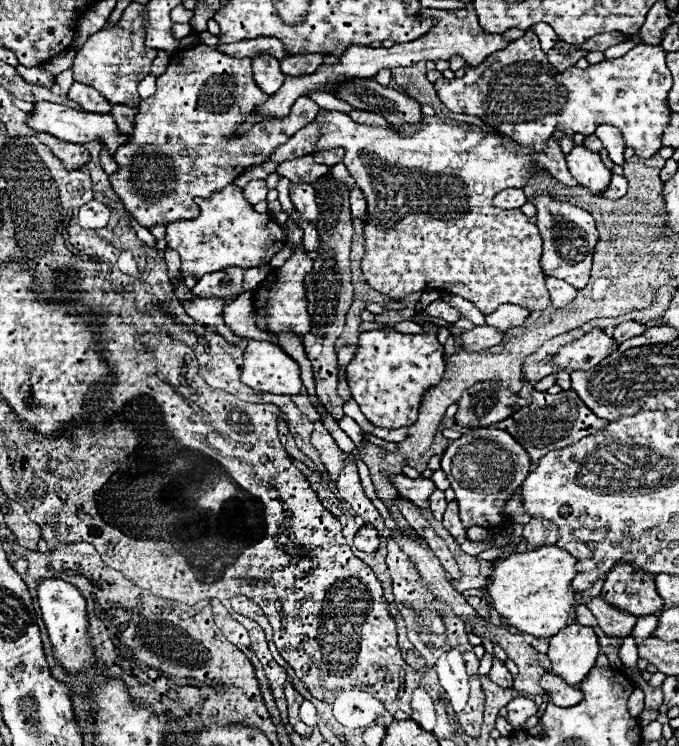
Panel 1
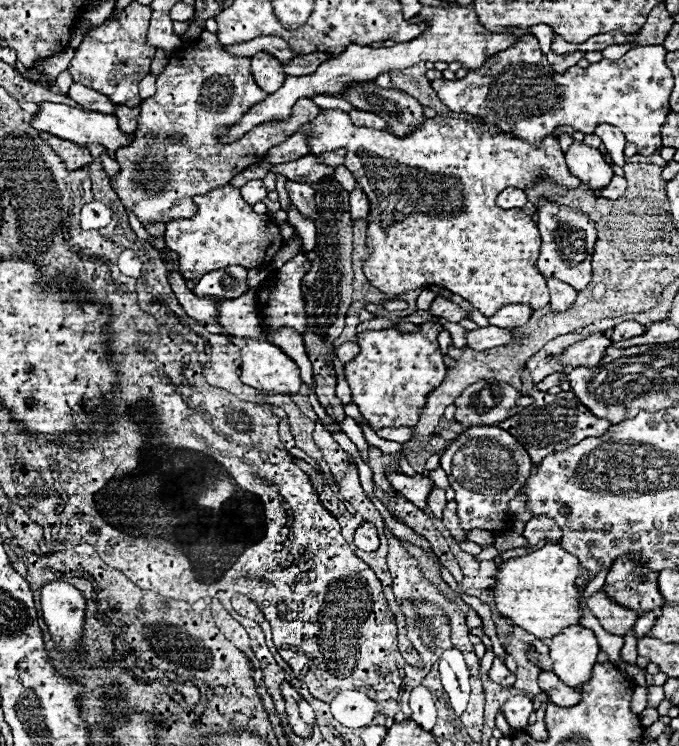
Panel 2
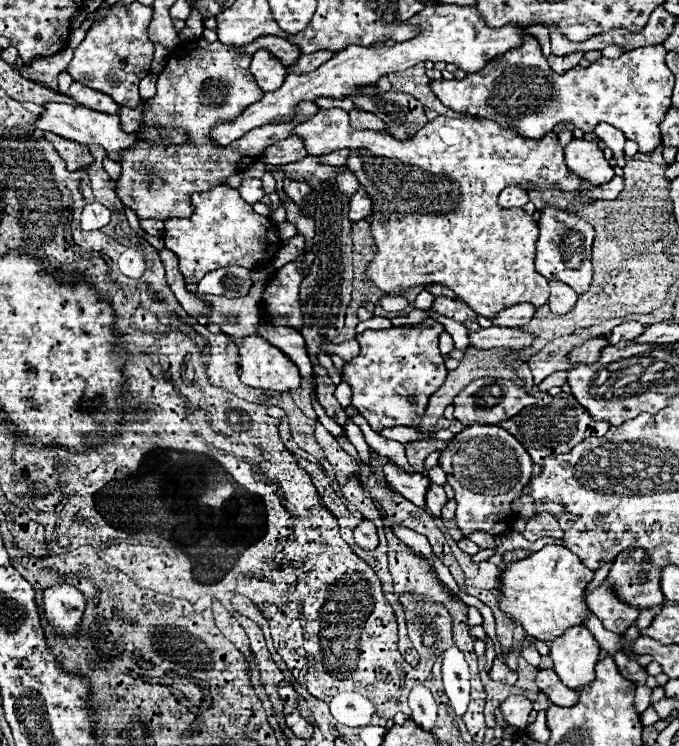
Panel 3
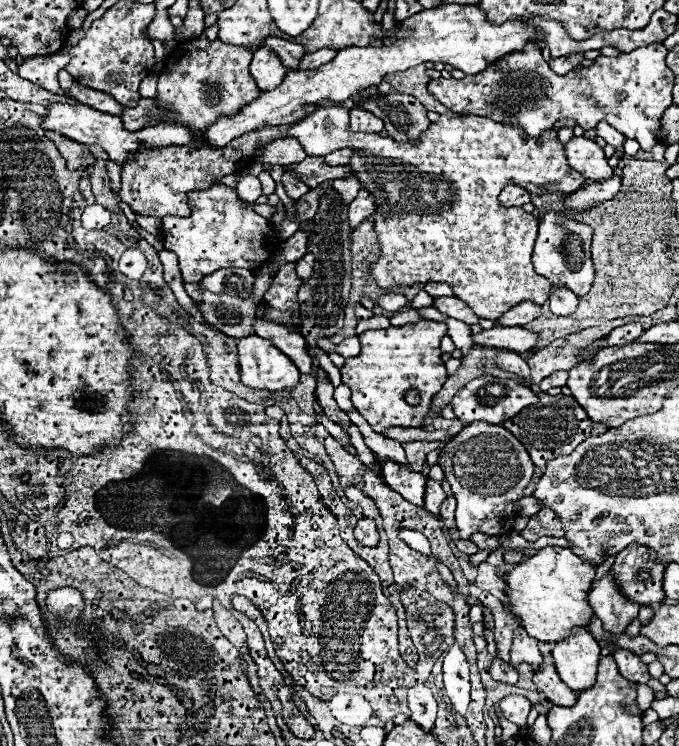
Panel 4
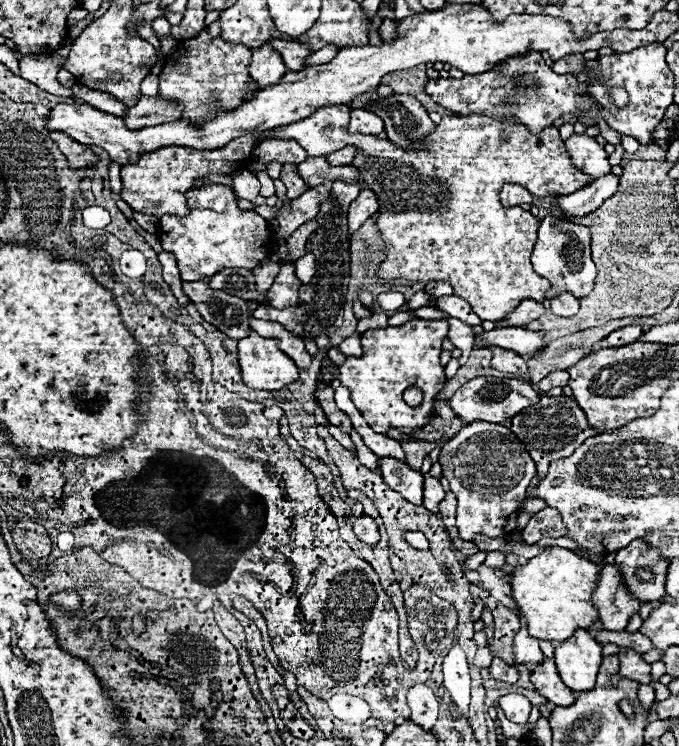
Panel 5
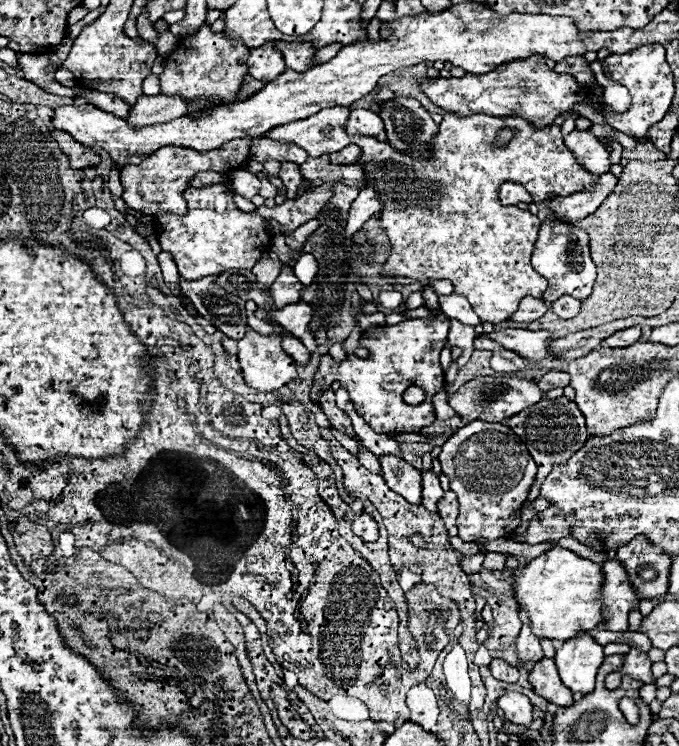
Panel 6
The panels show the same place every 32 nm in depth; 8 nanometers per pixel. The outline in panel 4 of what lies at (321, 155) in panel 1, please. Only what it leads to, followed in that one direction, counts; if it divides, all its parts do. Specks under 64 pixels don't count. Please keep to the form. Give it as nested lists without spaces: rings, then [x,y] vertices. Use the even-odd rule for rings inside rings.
[[[342,148],[342,150],[336,150],[328,156],[324,156],[324,162],[328,162],[328,166],[346,166],[350,162],[350,156],[352,156],[352,150]]]

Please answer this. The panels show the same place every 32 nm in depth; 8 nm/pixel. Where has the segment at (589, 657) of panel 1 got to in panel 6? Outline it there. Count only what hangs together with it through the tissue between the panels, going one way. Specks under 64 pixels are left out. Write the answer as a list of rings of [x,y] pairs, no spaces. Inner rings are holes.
[[[580,632],[578,638],[570,638],[556,650],[556,666],[564,686],[574,694],[588,694],[594,688],[596,672],[602,664],[602,646],[588,634]]]

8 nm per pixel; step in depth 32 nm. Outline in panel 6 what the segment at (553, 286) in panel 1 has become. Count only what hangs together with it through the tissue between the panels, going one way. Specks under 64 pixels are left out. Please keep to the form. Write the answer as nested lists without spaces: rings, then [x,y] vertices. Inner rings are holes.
[[[564,294],[564,296],[558,298],[556,302],[552,302],[552,310],[554,310],[554,314],[558,314],[558,316],[564,318],[564,320],[574,318],[574,316],[580,312],[580,300]]]

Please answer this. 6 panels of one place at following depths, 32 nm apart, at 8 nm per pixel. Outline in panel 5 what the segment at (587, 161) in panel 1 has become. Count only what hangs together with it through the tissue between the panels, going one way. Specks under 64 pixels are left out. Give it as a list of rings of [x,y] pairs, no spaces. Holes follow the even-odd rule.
[[[572,134],[564,144],[570,154],[572,164],[580,168],[580,172],[590,176],[592,180],[602,178],[612,172],[604,146],[600,146],[594,138],[586,134]]]

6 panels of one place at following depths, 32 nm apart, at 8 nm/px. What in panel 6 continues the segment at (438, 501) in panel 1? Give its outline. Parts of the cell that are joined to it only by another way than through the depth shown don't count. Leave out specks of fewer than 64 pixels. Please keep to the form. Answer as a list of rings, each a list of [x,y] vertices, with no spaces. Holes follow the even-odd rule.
[[[432,470],[422,472],[422,504],[426,510],[436,512],[436,502],[444,496],[444,490],[440,488],[438,476],[432,474]]]

